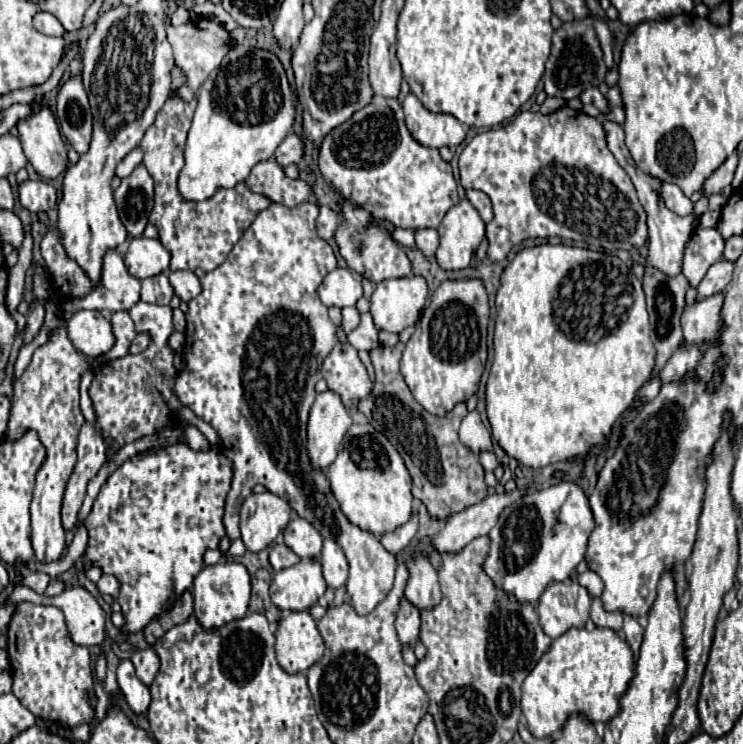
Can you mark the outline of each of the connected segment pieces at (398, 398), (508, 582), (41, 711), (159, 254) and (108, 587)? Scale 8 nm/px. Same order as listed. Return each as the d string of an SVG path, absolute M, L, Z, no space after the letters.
M404 343L370 351L376 369L376 381L368 399L358 403L358 409L366 415L368 423L374 429L382 431L390 439L390 443L396 445L414 481L412 495L426 505L430 517L448 519L464 511L466 507L480 503L486 497L488 487L484 483L484 467L480 465L478 455L462 445L458 439L458 427L468 413L466 405L458 403L444 417L434 417L426 413L424 407L420 407L412 397L400 373L402 351Z
M560 481L548 489L522 497L518 503L514 503L502 511L500 521L506 521L514 513L514 509L522 507L522 505L534 505L544 523L544 529L540 535L540 549L530 563L520 567L518 571L510 571L504 575L502 589L508 595L512 595L518 603L538 605L538 599L546 591L548 583L568 581L572 571L576 569L576 565L584 559L588 537L594 529L594 517L588 507L588 497L574 481Z
M20 601L8 625L8 659L12 665L12 693L28 711L42 719L52 719L68 727L90 723L96 697L92 693L94 677L90 653L86 647L72 643L64 613L54 605L34 605Z
M140 237L130 241L128 253L124 255L124 263L134 277L146 279L168 271L170 255L158 239Z
M102 575L102 579L96 583L96 587L100 593L108 593L114 599L118 599L118 595L120 595L120 581L112 575Z

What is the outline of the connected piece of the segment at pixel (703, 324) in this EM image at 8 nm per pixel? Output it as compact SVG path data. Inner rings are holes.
M688 289L686 293L686 309L682 313L682 331L686 345L704 345L714 341L720 331L720 309L722 309L722 293L708 297L696 303L696 289Z

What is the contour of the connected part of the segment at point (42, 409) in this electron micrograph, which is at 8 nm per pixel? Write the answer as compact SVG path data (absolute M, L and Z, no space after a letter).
M58 327L52 331L48 341L40 345L28 369L20 379L14 383L14 397L8 421L8 439L16 441L26 431L36 431L40 443L46 447L46 459L36 475L36 489L34 499L30 505L32 515L32 547L38 561L54 561L60 559L66 541L64 541L64 527L60 521L60 507L62 495L66 489L66 481L76 465L76 443L80 427L86 423L80 411L80 379L82 373L88 369L88 361L84 355L72 345L66 335L66 327Z

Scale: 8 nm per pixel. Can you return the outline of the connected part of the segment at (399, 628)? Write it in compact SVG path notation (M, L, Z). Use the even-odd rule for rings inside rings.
M402 599L396 615L396 633L402 647L414 647L420 635L420 613L406 599Z

